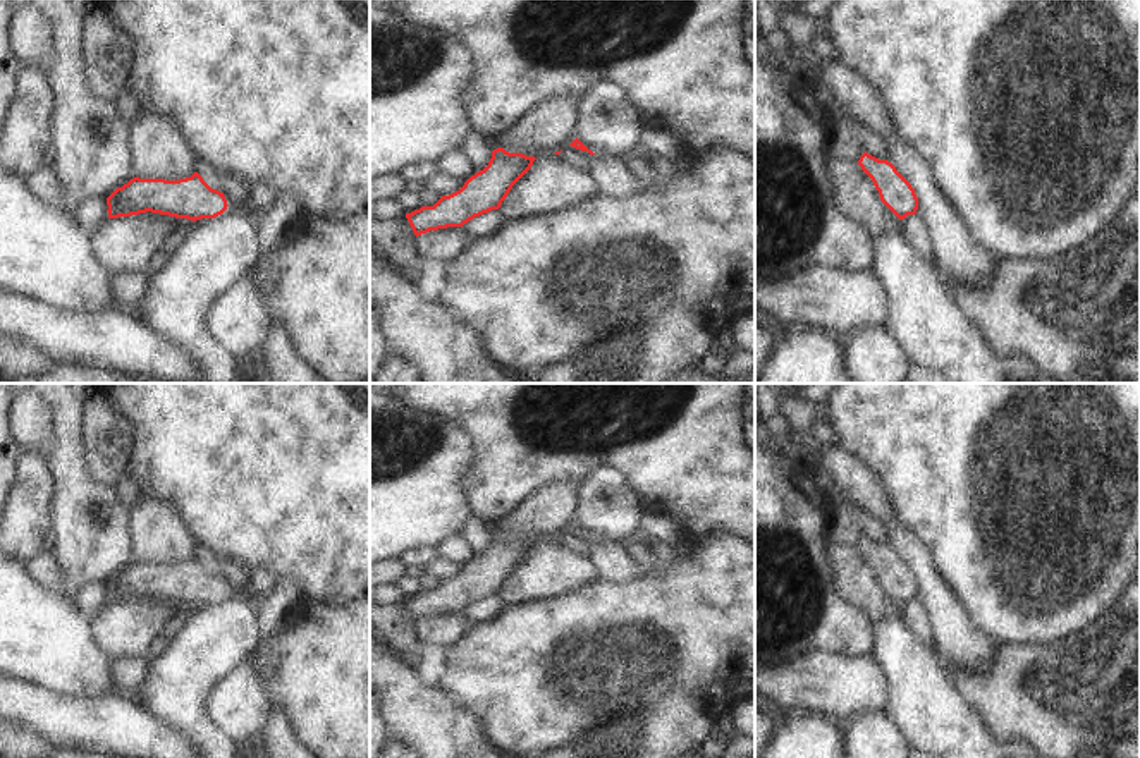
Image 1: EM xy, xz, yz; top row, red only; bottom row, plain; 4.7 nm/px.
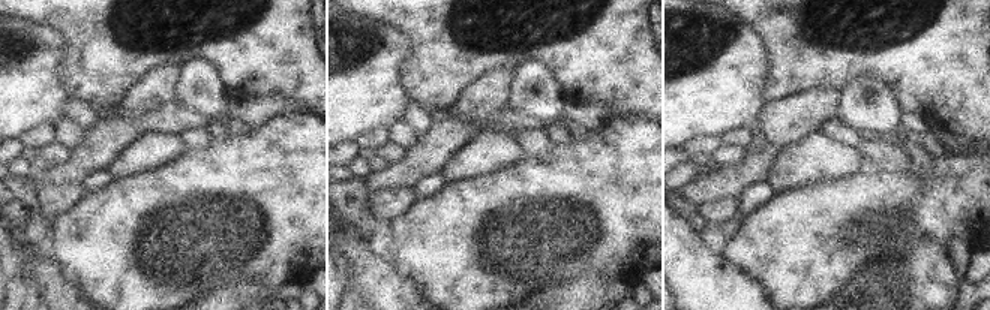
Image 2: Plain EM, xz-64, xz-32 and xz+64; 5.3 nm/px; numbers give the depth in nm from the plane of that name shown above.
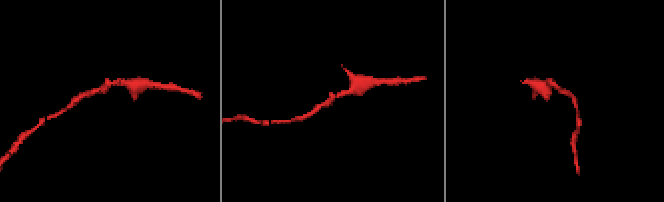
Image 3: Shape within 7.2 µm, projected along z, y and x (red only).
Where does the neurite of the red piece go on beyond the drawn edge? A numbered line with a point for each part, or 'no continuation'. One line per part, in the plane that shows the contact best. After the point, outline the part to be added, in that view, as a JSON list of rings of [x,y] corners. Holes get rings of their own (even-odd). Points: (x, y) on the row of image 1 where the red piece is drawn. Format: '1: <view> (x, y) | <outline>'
no continuation

